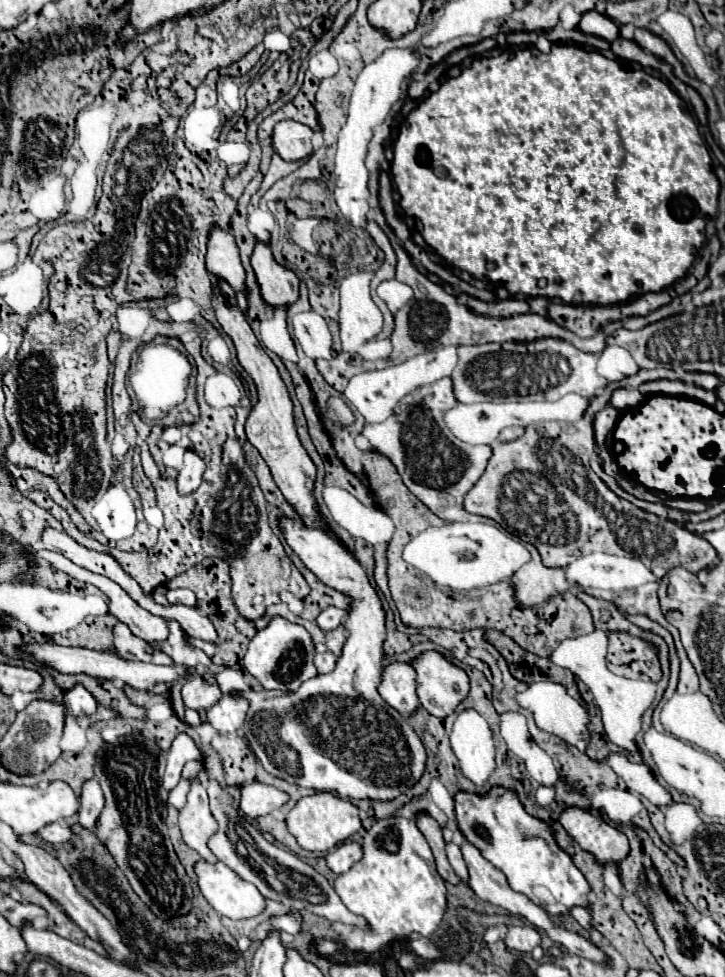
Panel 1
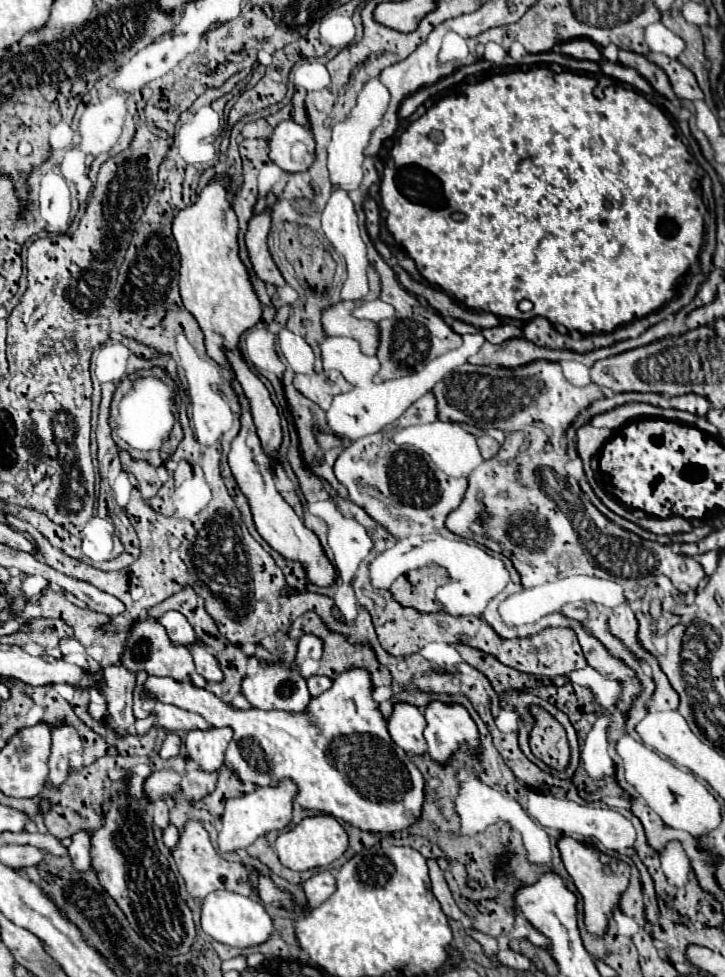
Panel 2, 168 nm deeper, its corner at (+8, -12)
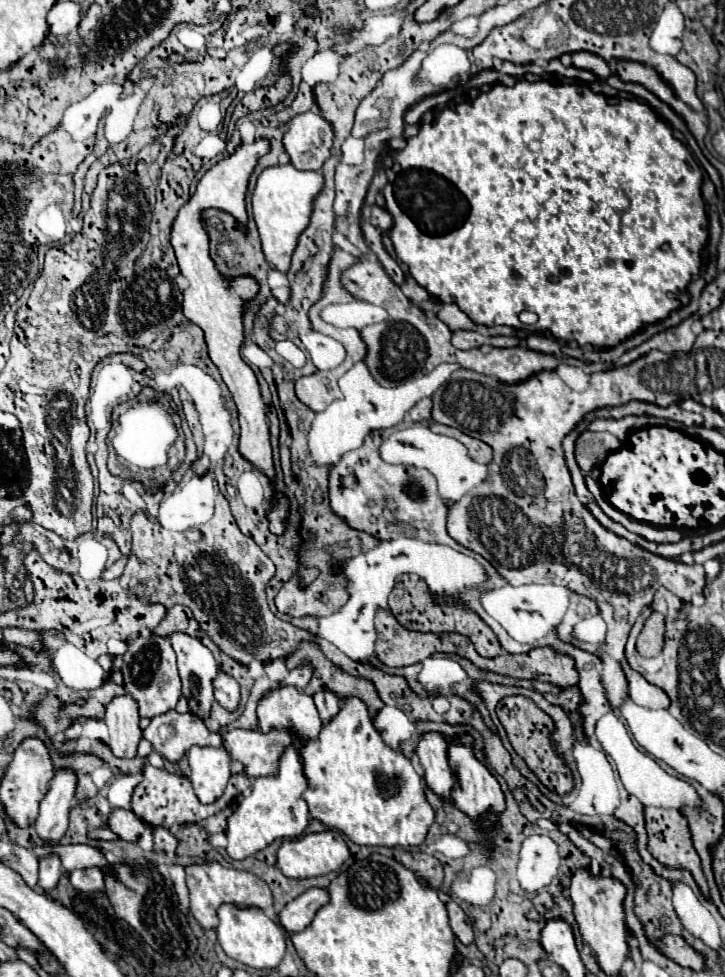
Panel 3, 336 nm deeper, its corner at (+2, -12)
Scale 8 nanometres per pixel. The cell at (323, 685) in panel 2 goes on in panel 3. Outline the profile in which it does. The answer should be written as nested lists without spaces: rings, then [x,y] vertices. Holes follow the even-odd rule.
[[[322,690],[320,694],[316,694],[314,704],[318,708],[318,714],[324,726],[340,712],[340,698],[336,698],[336,694],[328,694],[328,690]]]

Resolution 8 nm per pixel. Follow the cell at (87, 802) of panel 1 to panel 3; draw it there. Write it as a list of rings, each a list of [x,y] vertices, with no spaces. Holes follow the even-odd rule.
[[[77,869],[70,874],[70,884],[82,894],[96,894],[104,888],[104,874],[100,870]]]

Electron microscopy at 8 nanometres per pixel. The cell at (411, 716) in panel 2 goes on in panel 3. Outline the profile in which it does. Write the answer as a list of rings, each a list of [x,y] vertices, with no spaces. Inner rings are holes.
[[[424,734],[420,738],[416,750],[420,762],[426,770],[426,784],[428,788],[442,800],[452,802],[452,788],[454,788],[454,774],[448,764],[448,744],[440,734]]]

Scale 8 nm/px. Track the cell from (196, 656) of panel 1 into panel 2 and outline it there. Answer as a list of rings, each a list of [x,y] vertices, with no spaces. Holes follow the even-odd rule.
[[[146,616],[144,620],[136,622],[130,636],[128,636],[128,642],[124,646],[124,654],[122,654],[122,664],[128,668],[128,670],[146,670],[148,674],[154,674],[154,676],[172,676],[180,682],[188,682],[190,680],[190,674],[194,674],[194,662],[192,662],[192,656],[190,652],[184,648],[184,646],[176,646],[170,642],[170,636],[166,634],[166,628],[152,616]]]

